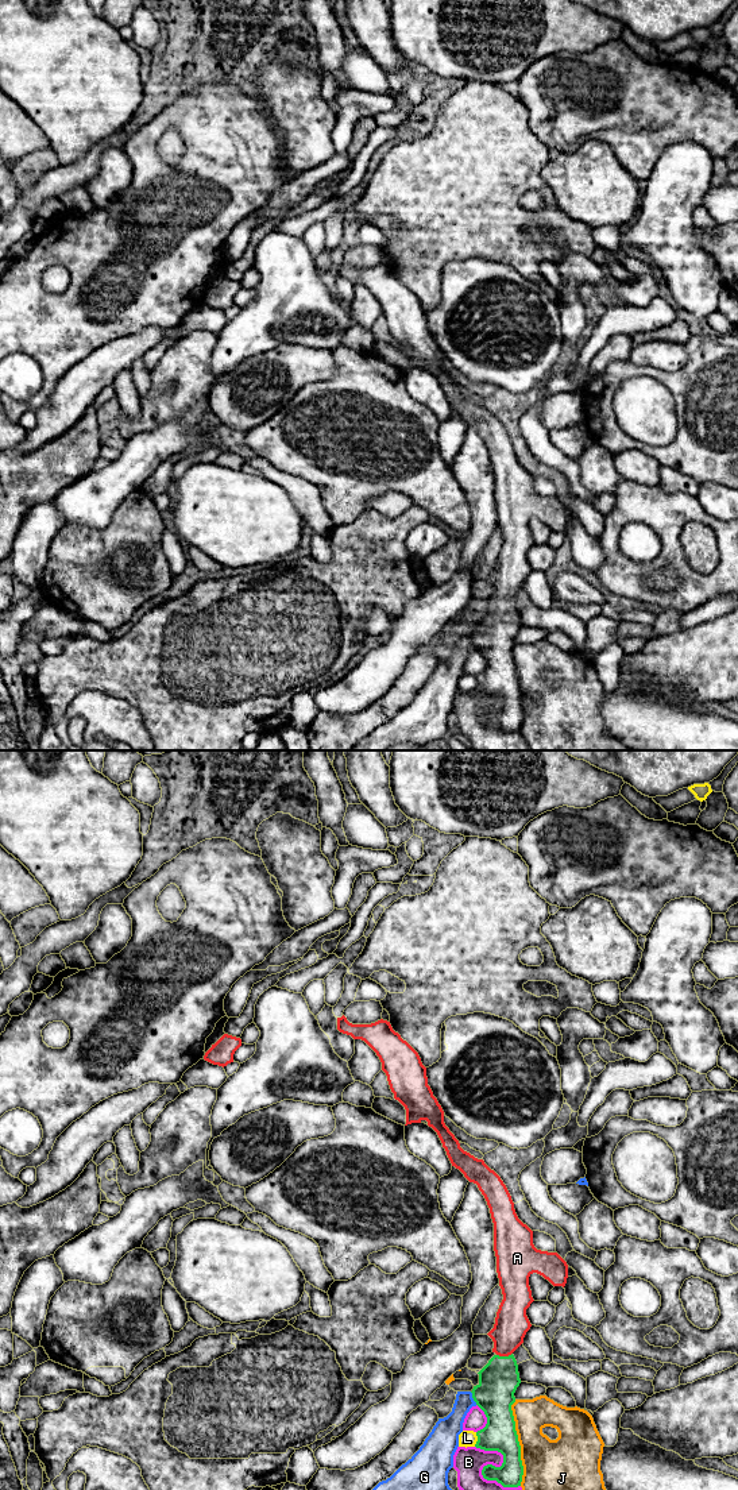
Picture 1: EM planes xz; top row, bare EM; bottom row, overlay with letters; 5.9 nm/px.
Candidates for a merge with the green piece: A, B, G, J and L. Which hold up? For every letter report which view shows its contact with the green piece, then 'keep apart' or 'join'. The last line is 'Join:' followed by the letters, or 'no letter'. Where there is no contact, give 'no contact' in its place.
A: xz | join
B: xz | keep apart
G: xz | keep apart
J: xz | keep apart
L: xz | keep apart
Join: A

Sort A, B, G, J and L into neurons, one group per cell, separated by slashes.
A / B / G / J / L

